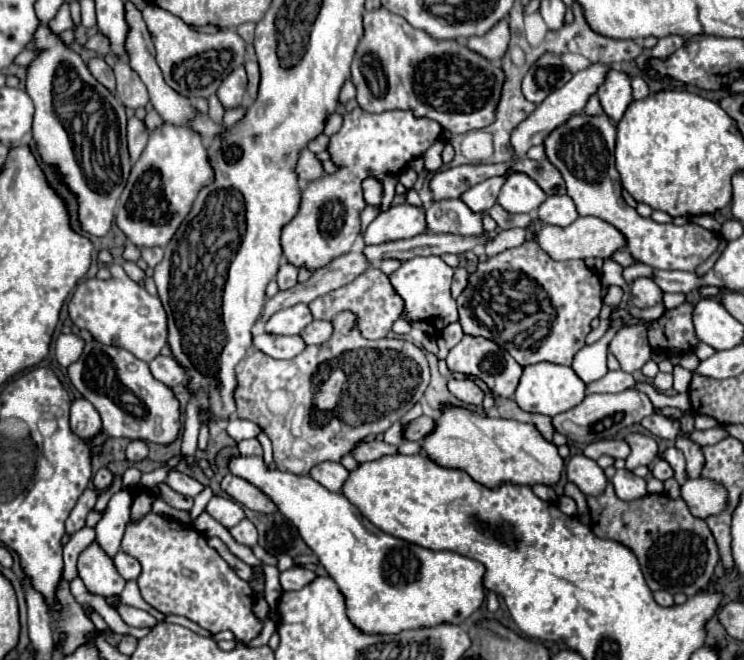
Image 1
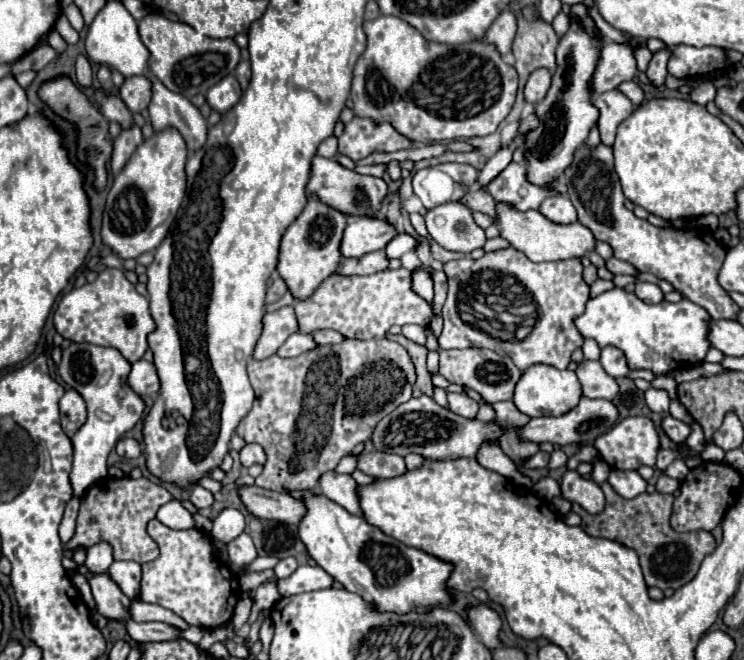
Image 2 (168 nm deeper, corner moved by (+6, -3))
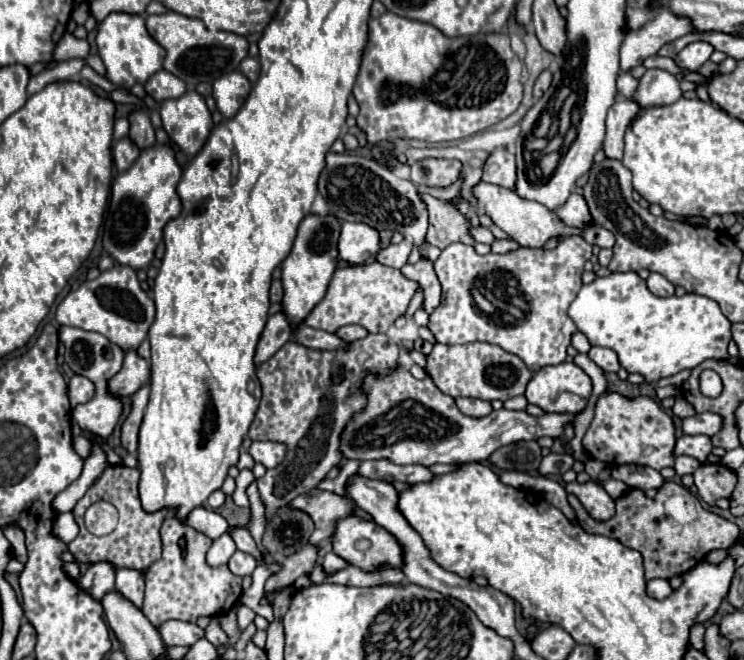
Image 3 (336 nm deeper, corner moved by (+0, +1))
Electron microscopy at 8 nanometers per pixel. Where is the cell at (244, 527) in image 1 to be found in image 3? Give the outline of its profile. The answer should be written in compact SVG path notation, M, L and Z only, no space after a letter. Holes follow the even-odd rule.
M236 550L234 556L228 562L228 568L236 574L236 576L248 576L254 572L254 568L258 566L258 560L254 560L254 556Z

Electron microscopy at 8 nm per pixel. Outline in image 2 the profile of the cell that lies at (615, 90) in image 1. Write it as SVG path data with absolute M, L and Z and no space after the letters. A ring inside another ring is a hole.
M620 90L598 94L594 98L594 104L600 110L598 130L600 130L602 144L612 146L614 144L614 138L616 138L618 124L622 120L626 120L634 112L634 104Z

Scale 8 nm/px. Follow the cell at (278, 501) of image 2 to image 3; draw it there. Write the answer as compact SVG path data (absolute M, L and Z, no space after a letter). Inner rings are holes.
M314 488L298 498L294 498L290 504L290 508L298 508L302 512L306 512L314 524L316 524L316 538L314 538L314 546L318 546L322 540L330 538L332 530L334 530L334 522L338 518L344 518L348 514L352 514L352 506L354 502L342 496L336 496L332 492Z

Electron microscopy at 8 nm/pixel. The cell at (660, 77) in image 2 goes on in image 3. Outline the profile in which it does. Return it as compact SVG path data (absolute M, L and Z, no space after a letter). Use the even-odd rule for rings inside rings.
M660 68L646 70L646 74L640 78L640 86L634 94L634 100L646 108L646 106L666 106L676 102L682 96L682 90L678 86L678 80Z

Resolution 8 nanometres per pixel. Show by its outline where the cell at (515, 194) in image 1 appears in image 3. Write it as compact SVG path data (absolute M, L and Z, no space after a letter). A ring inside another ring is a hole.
M496 148L484 164L482 180L488 184L496 184L496 186L514 190L514 180L516 180L514 154L508 148Z

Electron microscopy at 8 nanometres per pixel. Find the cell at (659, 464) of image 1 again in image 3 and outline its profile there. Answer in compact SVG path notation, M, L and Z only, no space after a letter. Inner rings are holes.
M682 436L676 440L674 456L686 454L696 458L698 462L706 462L710 456L710 450L712 450L712 444L708 436Z

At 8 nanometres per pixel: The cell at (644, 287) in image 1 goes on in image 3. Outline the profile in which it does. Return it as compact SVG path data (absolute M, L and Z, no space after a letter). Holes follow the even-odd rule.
M652 272L646 282L648 282L648 290L656 296L672 296L674 294L674 286L662 274Z

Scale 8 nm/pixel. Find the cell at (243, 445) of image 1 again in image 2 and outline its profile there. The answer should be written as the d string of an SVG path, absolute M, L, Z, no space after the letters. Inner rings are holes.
M246 444L242 450L240 450L240 462L242 466L250 468L252 464L264 464L266 462L266 454L264 454L264 448L260 444Z

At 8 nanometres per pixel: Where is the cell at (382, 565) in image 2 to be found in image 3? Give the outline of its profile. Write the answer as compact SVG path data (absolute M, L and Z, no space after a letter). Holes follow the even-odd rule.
M356 514L336 520L334 532L332 532L332 550L336 556L346 560L348 564L356 568L366 568L366 572L370 572L370 568L378 568L378 564L390 564L392 568L404 568L404 548L402 544L398 544L396 536L392 536L388 530L384 530L376 522L356 516Z

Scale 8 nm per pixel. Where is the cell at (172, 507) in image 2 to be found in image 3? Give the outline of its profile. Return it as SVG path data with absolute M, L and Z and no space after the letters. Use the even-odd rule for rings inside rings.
M204 506L190 510L190 516L186 516L186 524L198 532L210 536L212 540L222 536L228 530L228 522L218 512L204 508Z

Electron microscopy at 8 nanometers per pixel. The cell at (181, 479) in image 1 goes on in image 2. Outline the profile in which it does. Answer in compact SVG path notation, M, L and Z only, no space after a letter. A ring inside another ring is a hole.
M196 486L196 488L192 488L192 492L190 492L190 502L192 502L196 508L208 508L208 506L212 506L214 496L212 496L212 492L208 492L206 488Z

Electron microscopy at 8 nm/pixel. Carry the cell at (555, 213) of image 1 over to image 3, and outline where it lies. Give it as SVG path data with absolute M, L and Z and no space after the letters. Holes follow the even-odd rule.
M572 194L558 210L556 210L558 218L562 222L566 222L568 226L576 226L576 228L586 228L592 224L592 216L588 212L586 200L580 194Z

